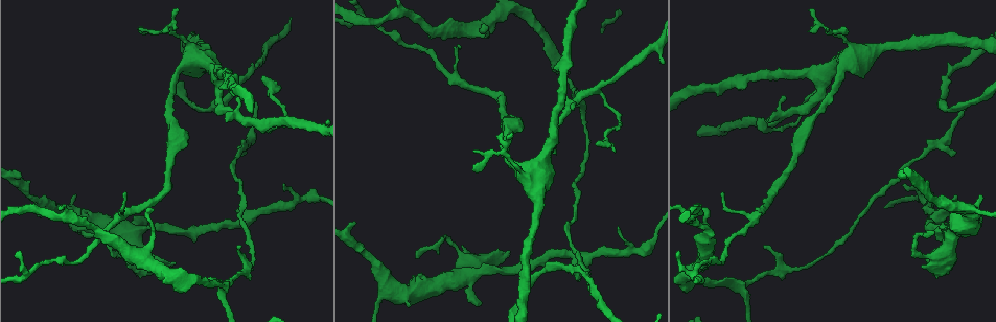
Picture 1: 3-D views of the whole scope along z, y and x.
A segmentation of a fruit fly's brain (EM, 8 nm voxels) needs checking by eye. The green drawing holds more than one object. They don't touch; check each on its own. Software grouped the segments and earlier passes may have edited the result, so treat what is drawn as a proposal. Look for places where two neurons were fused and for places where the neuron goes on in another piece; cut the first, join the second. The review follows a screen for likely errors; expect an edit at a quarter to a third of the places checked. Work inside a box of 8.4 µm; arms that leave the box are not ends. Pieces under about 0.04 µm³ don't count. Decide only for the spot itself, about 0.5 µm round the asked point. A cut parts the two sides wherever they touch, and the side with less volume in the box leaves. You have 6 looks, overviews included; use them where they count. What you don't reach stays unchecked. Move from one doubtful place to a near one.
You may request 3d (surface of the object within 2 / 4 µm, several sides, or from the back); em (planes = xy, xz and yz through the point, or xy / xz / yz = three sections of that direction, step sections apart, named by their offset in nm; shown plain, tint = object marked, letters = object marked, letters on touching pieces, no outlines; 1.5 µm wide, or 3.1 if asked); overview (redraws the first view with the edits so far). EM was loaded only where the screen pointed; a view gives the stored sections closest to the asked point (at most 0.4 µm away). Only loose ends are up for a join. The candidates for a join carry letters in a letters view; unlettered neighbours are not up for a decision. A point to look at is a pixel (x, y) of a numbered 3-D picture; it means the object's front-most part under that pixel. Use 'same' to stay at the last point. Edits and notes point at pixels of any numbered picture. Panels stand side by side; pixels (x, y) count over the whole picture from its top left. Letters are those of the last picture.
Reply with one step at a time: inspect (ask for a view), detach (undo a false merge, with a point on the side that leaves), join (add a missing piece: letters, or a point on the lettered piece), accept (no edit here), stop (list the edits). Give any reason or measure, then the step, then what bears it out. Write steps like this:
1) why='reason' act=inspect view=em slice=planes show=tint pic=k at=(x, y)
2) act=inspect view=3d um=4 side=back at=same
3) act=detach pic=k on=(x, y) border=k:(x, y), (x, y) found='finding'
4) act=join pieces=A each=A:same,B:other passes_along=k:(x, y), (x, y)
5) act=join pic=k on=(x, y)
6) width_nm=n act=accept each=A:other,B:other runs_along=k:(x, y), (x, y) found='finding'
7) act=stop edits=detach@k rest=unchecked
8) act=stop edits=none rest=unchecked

why='thin end' act=inspect view=em slice=planes show=letters pic=1 at=(483, 25)

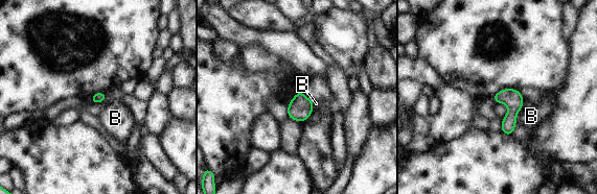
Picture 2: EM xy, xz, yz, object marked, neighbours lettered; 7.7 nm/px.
width_nm=80 act=accept each=B:other border=2:(524, 101), (517, 115), (515, 123) found='none of them fits'

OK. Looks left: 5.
why='branch stops here' act=inspect view=em slice=yz step=4 show=tint pic=1 at=(764, 248)

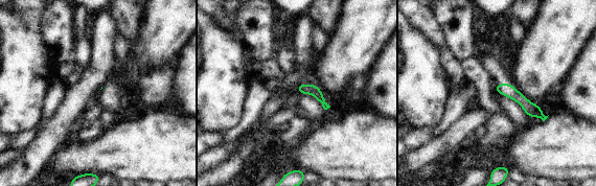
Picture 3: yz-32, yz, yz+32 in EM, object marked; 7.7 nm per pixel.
act=inspect view=em slice=planes show=tint at=same

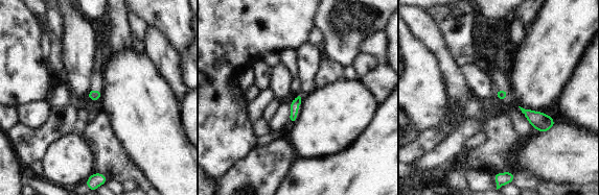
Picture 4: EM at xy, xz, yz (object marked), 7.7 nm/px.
act=inspect view=em slice=planes show=letters at=same

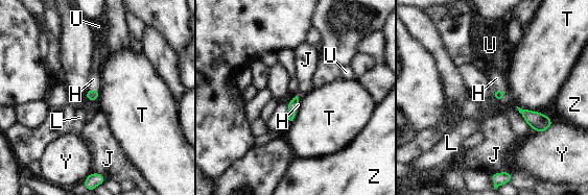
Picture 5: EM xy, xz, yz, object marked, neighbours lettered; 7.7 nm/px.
longest_contact=T:200nm act=join pieces=H each=H:same,J:other,L:other,T:other,U:other,Y:other,Z:other passes_along=5:(498, 94), (502, 90), (496, 78) found='it goes on there'

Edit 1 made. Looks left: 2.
why='tapers out' act=inspect view=3d um=4 pic=1 at=(474, 170)

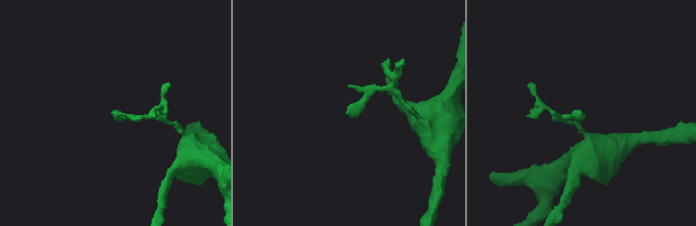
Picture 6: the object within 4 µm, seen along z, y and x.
why='shape alone is not enough' act=inspect view=em slice=planes show=letters pic=6 at=(346, 113)

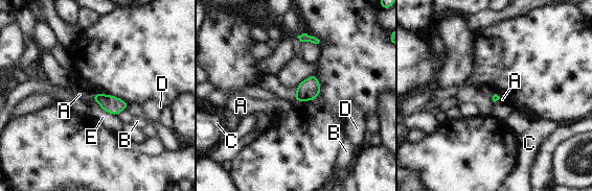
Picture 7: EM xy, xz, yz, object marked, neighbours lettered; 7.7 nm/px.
act=accept each=A:other,B:other,C:other,D:other,E:other border=7:(93, 100), (105, 111), (116, 116) found='none of them fits'

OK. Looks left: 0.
act=stop edits=join@5 rest=unchecked

